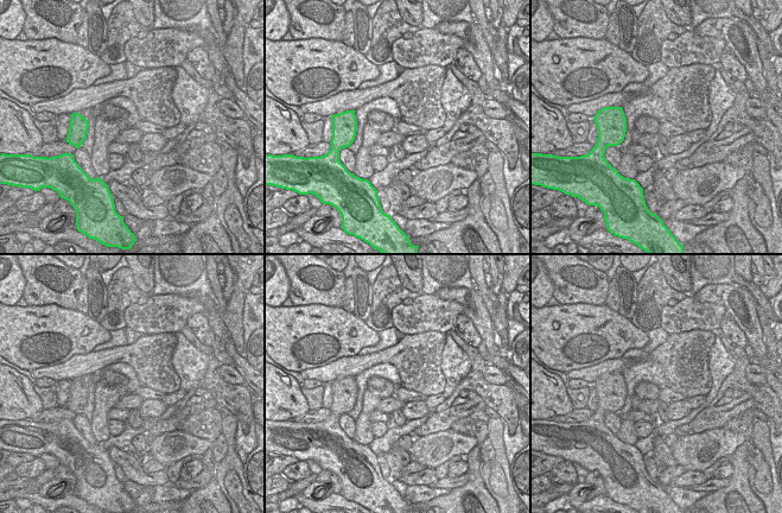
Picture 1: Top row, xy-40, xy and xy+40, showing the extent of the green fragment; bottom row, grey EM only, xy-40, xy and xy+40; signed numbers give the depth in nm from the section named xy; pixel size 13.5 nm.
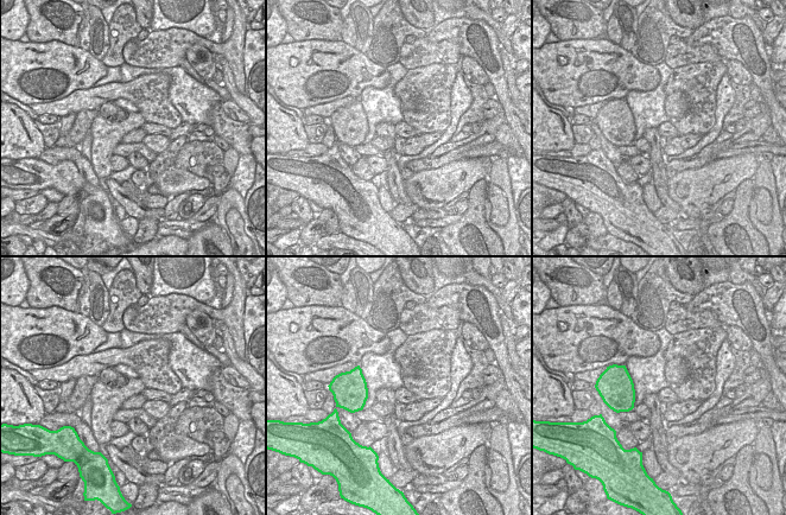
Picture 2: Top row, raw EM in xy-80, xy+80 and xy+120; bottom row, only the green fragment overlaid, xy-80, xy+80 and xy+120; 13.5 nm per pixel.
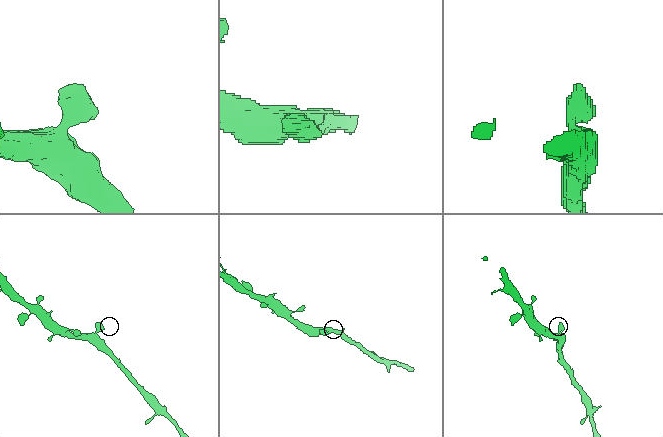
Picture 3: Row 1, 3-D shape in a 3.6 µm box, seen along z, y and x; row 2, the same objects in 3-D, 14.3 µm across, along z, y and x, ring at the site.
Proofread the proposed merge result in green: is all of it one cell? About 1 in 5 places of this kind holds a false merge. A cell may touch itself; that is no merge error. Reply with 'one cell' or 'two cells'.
one cell

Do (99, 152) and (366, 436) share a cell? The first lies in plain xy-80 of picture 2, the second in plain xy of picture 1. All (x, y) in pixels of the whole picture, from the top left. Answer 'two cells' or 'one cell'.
one cell

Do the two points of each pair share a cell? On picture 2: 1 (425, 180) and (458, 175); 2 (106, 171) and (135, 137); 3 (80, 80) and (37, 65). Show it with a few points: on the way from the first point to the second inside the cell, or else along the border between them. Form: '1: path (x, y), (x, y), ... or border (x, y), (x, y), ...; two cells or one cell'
1: path (433, 180), (450, 180); one cell
2: border (140, 127), (130, 131), (120, 142); two cells
3: path (69, 69), (48, 67); one cell

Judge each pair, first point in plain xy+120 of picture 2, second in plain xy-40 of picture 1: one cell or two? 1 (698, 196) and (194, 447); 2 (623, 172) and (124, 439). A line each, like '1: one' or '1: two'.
1: one
2: two

